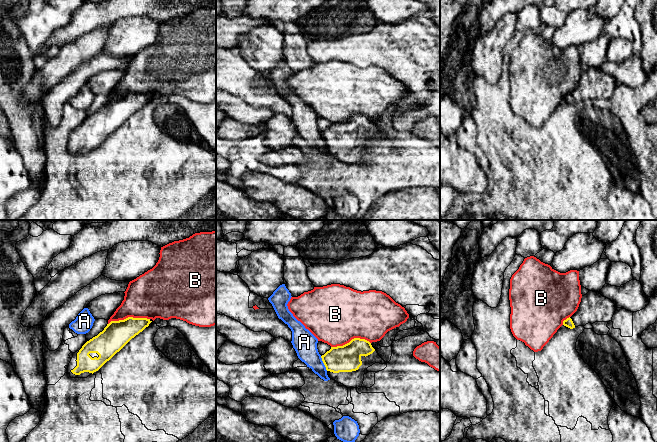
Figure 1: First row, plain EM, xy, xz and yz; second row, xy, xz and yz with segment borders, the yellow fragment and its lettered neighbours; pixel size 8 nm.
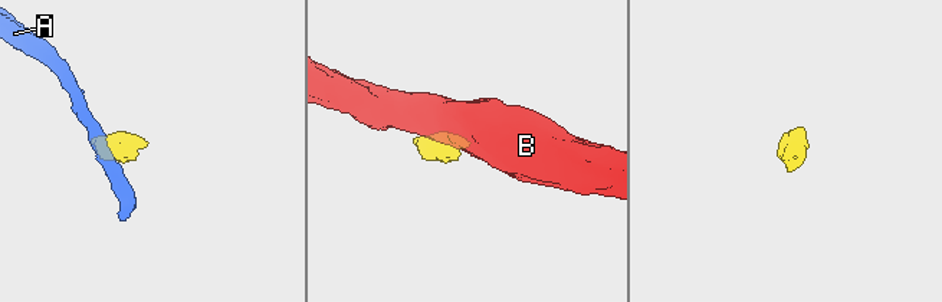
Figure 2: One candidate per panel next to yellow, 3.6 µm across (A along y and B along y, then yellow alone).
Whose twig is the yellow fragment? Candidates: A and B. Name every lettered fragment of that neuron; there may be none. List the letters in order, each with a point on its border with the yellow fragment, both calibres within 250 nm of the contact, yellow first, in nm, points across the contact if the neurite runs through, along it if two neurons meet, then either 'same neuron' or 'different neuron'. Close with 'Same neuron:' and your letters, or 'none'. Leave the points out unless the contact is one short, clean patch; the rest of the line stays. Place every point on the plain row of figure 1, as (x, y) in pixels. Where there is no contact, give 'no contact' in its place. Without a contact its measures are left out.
A: contact xz (323, 138); calibres 220 and 190 nm; border xz (320, 132), (327, 146); different neuron
B: contact xy (128, 93); calibres 220 and 360 nm; different neuron
Same neuron: none

